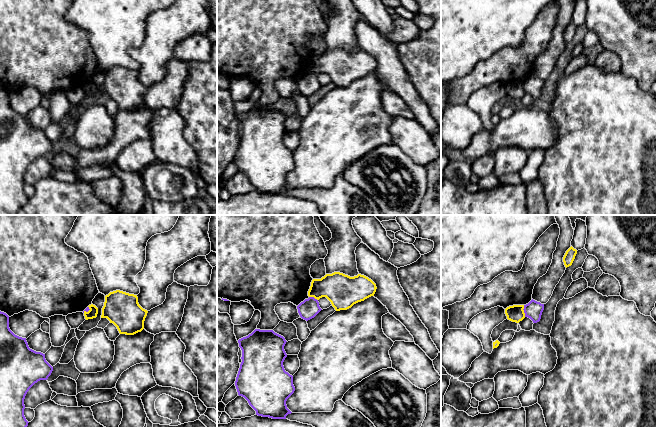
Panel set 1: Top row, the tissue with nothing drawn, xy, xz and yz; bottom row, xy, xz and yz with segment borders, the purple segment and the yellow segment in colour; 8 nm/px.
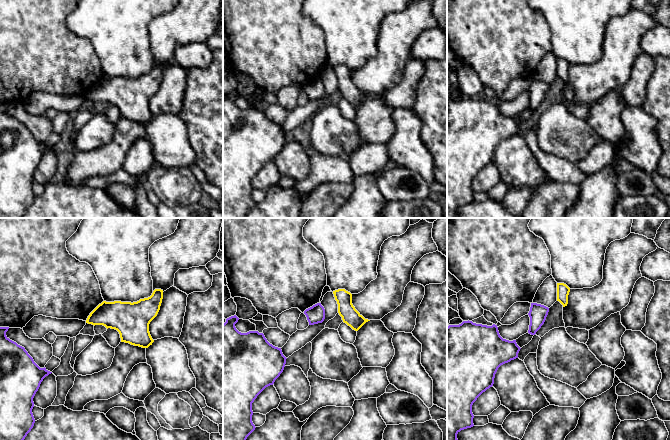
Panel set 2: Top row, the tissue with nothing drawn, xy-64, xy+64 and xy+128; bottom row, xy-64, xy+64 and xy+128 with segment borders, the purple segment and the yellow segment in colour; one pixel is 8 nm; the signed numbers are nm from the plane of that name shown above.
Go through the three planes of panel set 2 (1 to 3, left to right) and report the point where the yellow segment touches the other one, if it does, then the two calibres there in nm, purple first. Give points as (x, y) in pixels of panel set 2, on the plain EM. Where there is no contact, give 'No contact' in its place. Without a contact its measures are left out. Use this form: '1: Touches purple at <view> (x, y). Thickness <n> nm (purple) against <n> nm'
1: No contact
2: No contact
3: No contact

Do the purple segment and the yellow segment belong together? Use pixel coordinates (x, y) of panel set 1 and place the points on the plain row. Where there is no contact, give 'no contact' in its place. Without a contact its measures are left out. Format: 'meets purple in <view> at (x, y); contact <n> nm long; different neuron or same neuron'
meets purple in yz at (524, 87); contact 100 nm long; different neuron

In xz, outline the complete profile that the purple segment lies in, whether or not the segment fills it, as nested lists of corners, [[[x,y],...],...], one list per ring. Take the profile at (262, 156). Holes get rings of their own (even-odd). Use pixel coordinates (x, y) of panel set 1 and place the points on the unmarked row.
[[[255,105],[251,110],[238,116],[242,126],[242,138],[236,153],[235,162],[239,172],[244,173],[256,187],[256,191],[272,195],[286,195],[292,188],[287,184],[286,177],[294,169],[293,152],[285,147],[283,138],[287,133],[284,126],[286,116],[273,106]]]

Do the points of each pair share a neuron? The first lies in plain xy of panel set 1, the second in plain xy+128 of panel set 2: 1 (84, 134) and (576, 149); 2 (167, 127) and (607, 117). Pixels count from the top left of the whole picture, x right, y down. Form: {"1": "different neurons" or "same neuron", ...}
{"1": "same neuron", "2": "different neurons"}

